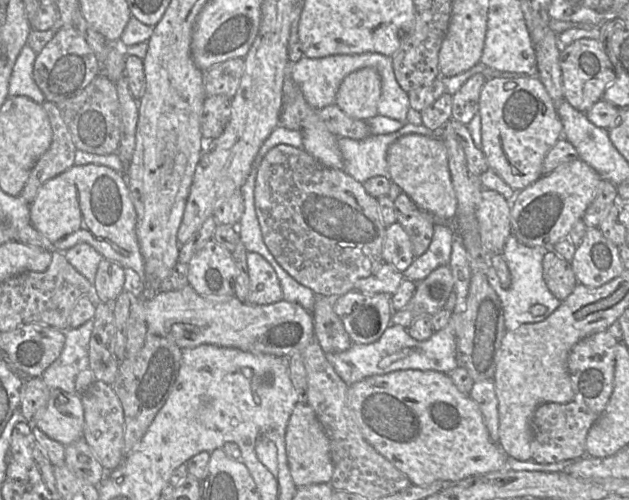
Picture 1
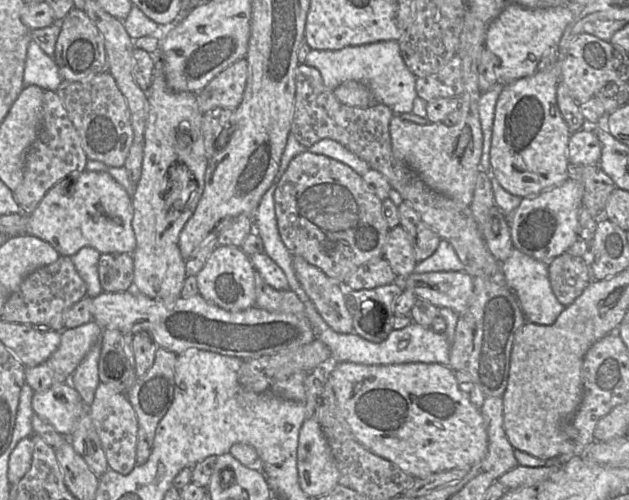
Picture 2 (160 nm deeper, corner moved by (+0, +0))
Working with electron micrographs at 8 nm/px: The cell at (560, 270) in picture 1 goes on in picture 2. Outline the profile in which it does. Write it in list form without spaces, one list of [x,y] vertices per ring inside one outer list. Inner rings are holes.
[[[565,252],[547,265],[552,291],[567,307],[579,297],[592,280],[587,259]]]

